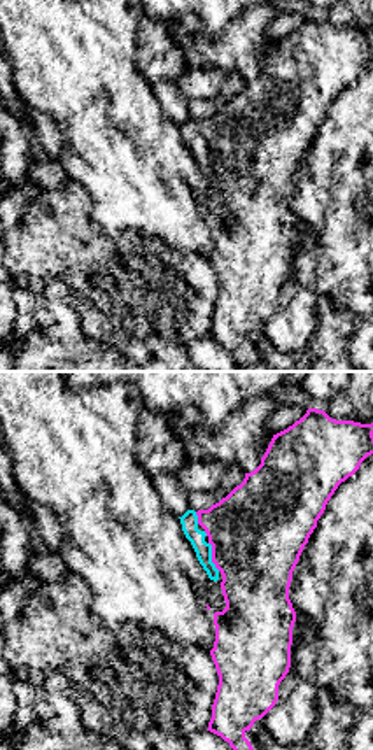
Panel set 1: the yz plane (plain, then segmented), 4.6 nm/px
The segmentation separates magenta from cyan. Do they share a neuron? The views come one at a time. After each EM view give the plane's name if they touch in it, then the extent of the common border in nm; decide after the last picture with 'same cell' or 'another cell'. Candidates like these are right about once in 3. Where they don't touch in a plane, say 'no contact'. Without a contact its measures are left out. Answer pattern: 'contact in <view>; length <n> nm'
contact in yz; length 140 nm

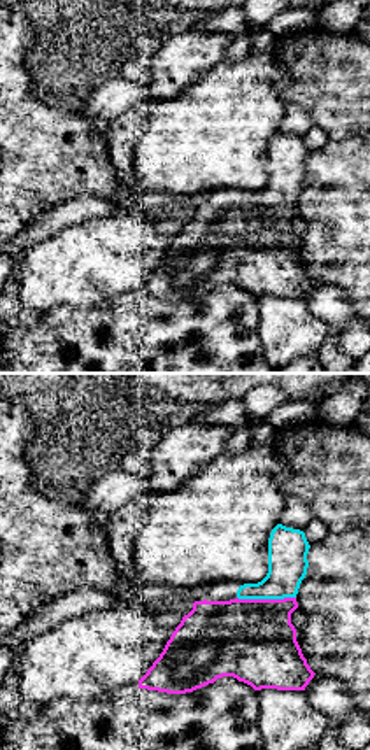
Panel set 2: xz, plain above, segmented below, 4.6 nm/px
contact in xz; length 280 nm

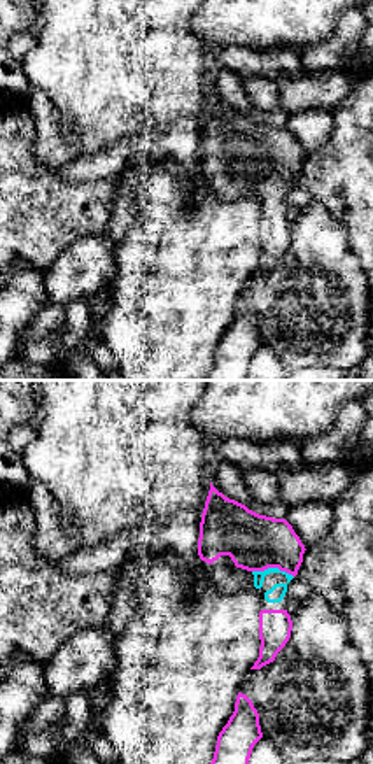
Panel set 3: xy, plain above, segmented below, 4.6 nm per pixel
contact in xy; length 190 nm

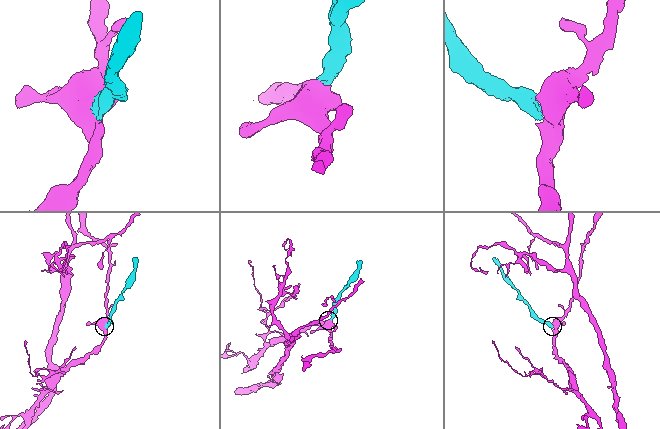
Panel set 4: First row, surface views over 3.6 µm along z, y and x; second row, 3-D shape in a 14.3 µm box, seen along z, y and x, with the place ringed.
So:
same cell

